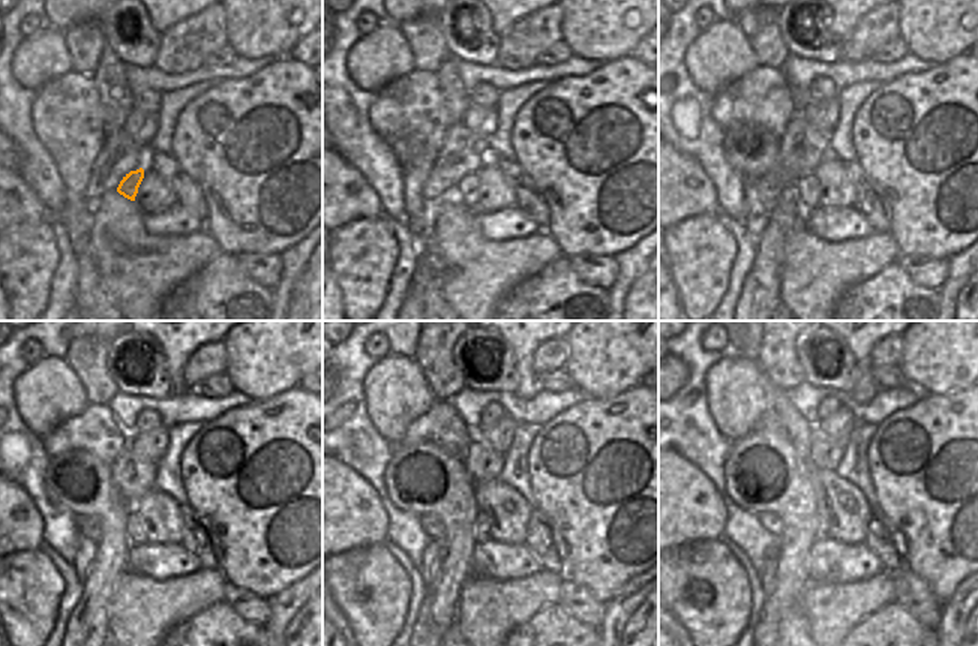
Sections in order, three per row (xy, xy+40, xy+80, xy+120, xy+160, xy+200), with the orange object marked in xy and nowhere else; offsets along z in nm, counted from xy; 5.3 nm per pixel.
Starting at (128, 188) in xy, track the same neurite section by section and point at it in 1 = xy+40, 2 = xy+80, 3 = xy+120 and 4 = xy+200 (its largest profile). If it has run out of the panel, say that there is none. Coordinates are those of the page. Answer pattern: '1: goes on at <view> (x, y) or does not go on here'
1: goes on at xy+40 (468, 183)
2: goes on at xy+80 (807, 186)
3: goes on at xy+120 (135, 525)
4: goes on at xy+200 (821, 532)

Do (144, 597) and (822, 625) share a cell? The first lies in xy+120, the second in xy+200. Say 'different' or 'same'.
same

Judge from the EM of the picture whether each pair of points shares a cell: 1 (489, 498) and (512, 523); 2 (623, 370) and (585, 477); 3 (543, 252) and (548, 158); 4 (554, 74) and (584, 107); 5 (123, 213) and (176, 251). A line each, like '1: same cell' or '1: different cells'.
1: same cell
2: different cells
3: different cells
4: different cells
5: same cell

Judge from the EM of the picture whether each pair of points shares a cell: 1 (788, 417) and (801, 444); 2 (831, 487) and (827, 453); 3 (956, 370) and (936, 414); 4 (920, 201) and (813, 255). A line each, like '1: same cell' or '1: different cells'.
1: same cell
2: different cells
3: different cells
4: different cells

